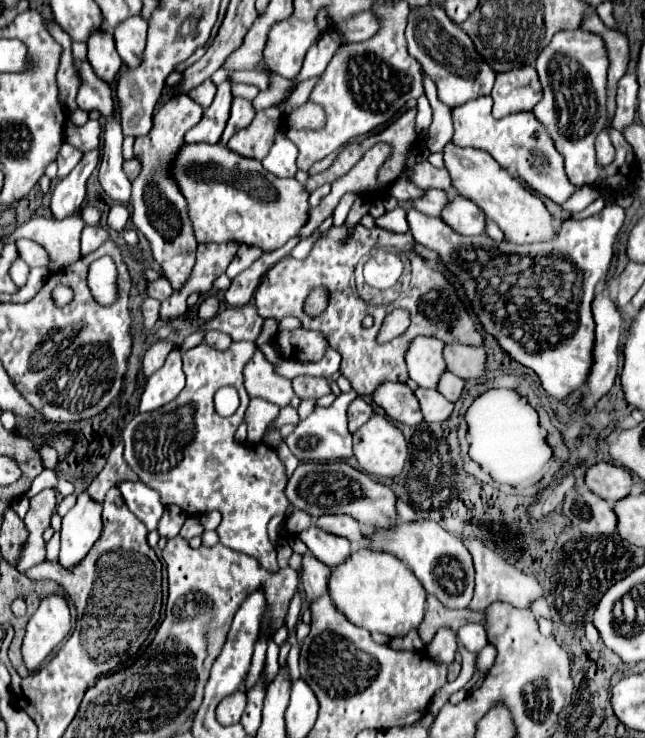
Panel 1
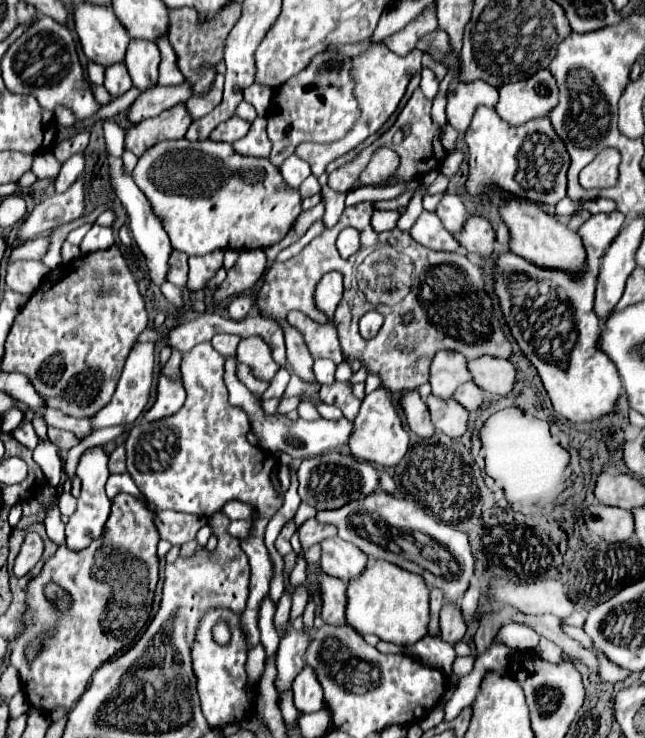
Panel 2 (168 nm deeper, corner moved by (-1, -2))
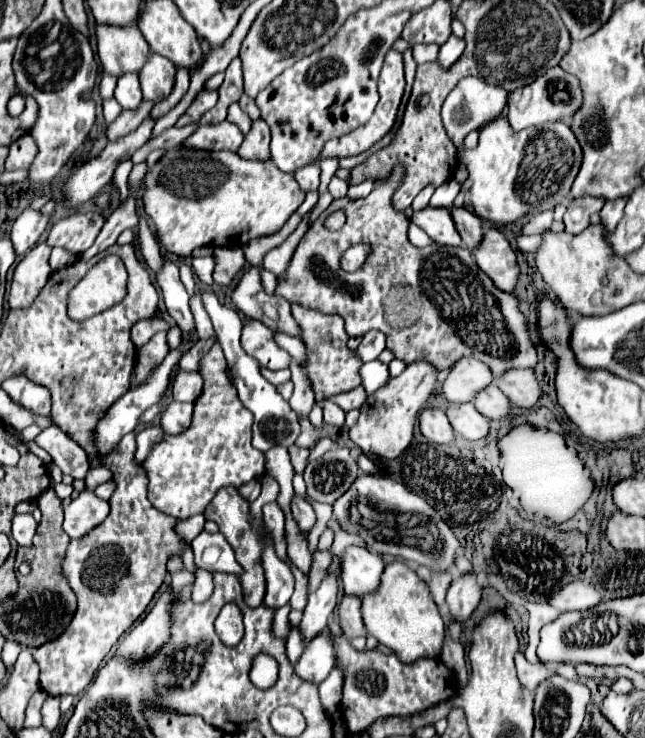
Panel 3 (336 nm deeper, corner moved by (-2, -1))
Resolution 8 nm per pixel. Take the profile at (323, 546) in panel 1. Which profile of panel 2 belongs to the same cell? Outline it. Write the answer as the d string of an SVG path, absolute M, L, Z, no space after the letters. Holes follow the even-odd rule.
M339 536L321 542L321 570L329 576L347 582L363 572L365 562L367 556Z

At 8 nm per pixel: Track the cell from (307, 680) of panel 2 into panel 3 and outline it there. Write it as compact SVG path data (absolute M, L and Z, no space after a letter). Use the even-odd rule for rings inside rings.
M324 629L320 635L316 635L304 649L304 653L300 655L294 671L298 673L298 677L306 679L306 681L314 681L314 683L322 683L328 673L334 669L334 645L330 639L330 631Z

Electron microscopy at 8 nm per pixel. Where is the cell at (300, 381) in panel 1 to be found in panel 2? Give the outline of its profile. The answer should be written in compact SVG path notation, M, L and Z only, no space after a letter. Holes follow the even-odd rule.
M287 320L279 322L283 332L285 332L285 344L287 344L287 362L293 368L293 374L299 376L305 384L317 384L315 376L313 376L313 358L309 354L309 350L305 348L305 342L301 338L301 334L297 330L293 330L293 326L287 324Z

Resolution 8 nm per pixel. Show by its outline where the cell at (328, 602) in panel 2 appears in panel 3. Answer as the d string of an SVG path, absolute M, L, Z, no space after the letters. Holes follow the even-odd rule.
M344 595L342 603L340 603L340 609L338 609L340 627L342 627L342 631L348 639L366 637L366 627L364 627L364 621L362 621L360 605L362 605L362 601L358 597L350 597L350 595Z

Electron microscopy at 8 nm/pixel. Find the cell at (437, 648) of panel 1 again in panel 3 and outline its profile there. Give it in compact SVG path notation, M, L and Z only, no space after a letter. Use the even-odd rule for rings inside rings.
M464 573L456 577L448 589L446 603L450 607L450 613L458 621L466 621L470 613L478 607L482 595L482 587L476 581L476 573Z

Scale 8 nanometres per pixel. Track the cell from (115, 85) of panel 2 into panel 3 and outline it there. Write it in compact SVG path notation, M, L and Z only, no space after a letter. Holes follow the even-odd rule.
M122 75L122 79L118 79L114 97L124 109L136 109L144 99L138 75Z

